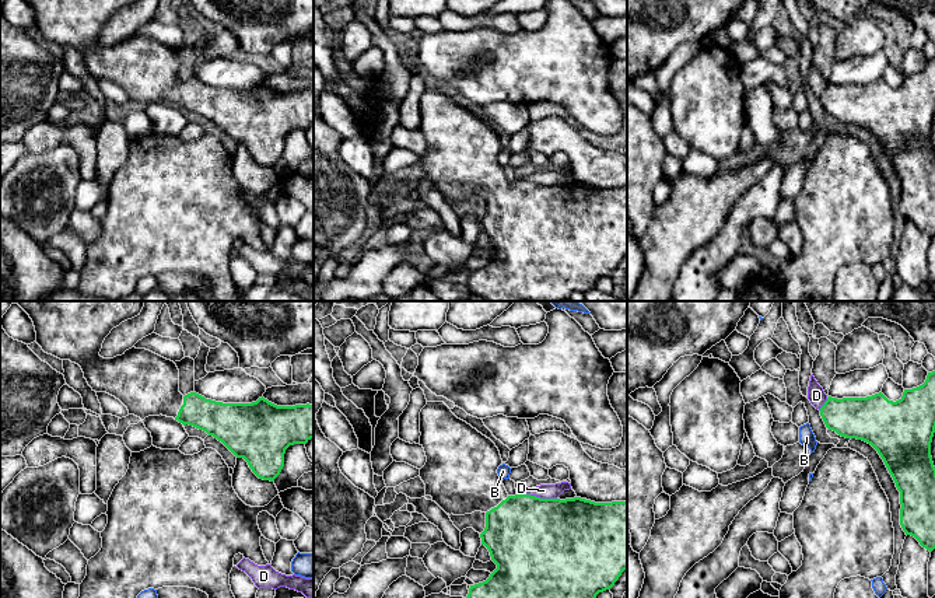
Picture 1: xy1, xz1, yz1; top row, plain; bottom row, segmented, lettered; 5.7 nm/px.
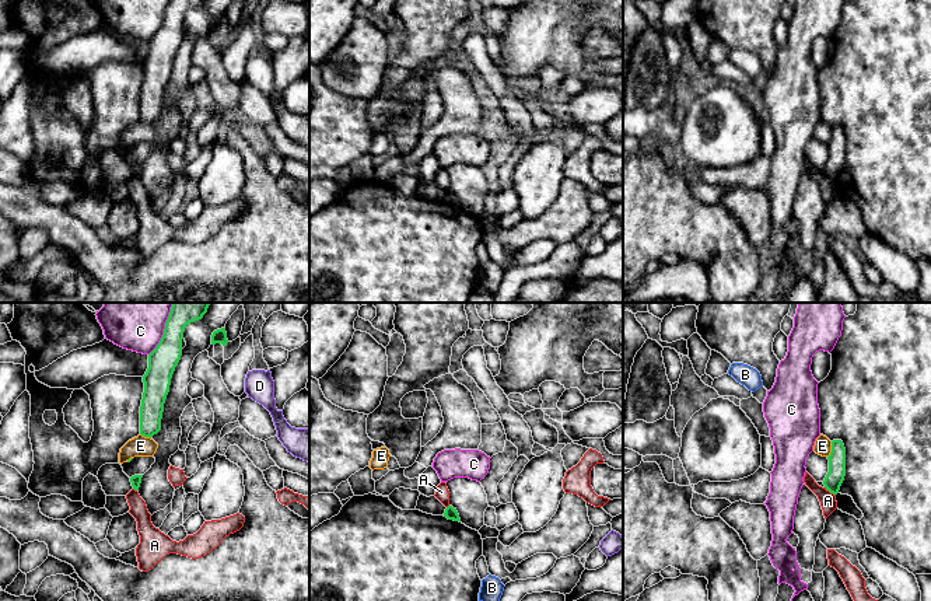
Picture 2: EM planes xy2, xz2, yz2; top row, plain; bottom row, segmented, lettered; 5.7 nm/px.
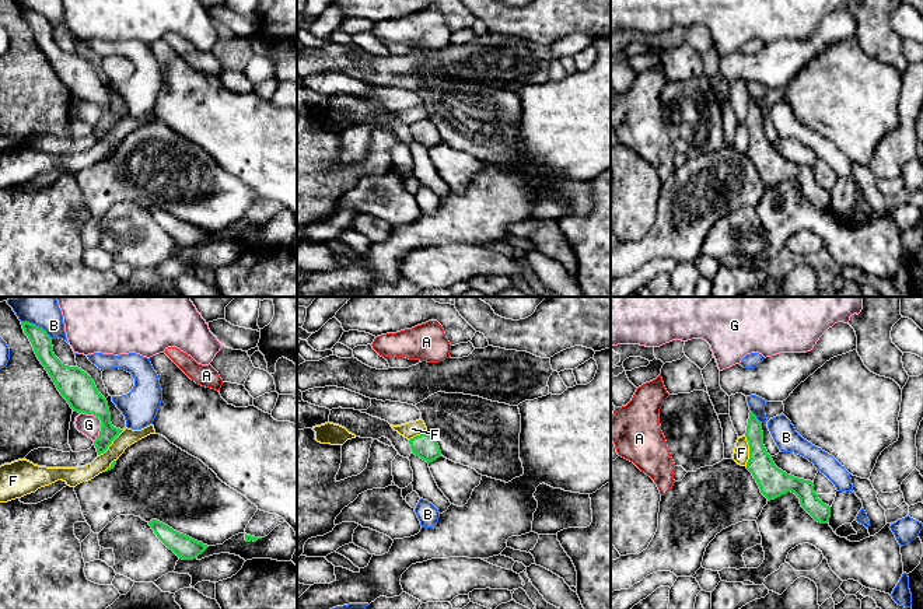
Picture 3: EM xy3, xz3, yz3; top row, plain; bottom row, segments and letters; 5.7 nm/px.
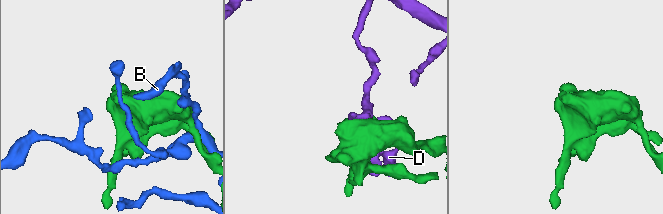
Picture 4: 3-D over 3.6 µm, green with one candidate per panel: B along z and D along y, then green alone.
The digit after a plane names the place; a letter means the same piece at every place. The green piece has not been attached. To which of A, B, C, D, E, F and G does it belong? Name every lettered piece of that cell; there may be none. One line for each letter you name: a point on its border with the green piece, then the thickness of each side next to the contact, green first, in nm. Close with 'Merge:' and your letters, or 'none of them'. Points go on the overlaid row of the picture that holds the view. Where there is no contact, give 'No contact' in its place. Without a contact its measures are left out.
Merge: none of them

